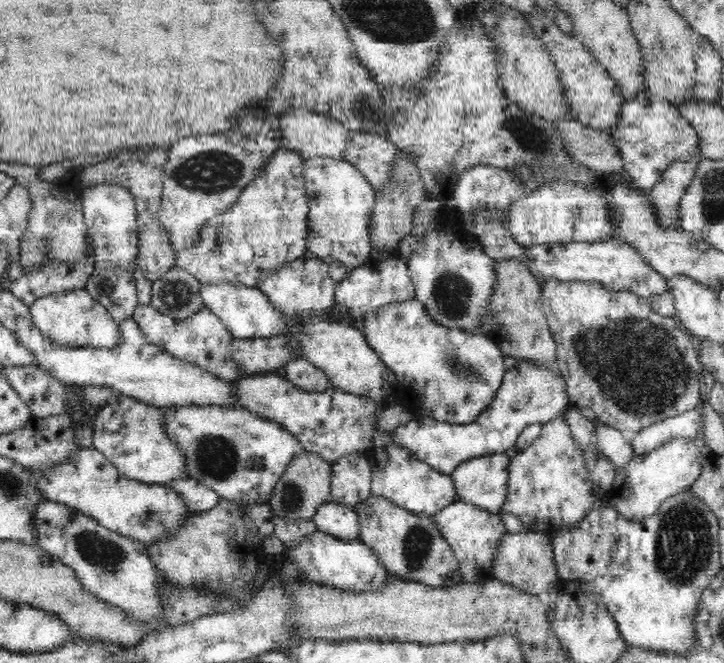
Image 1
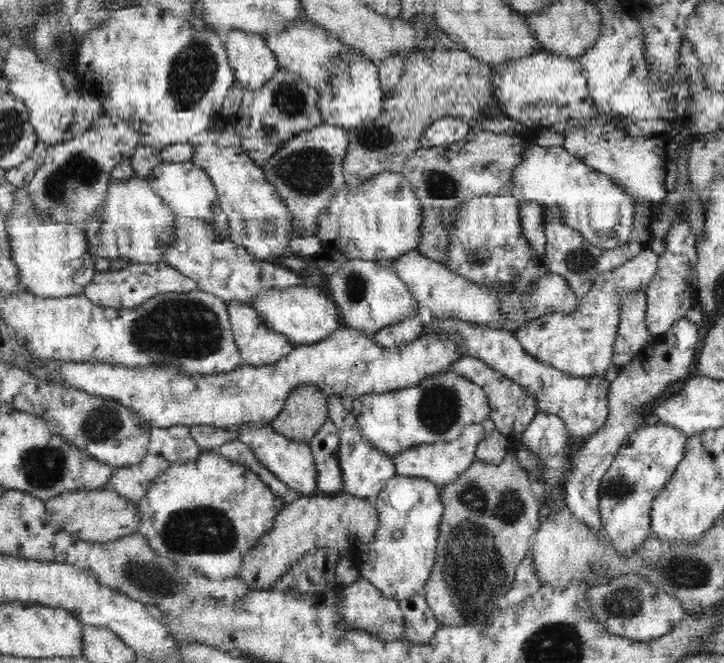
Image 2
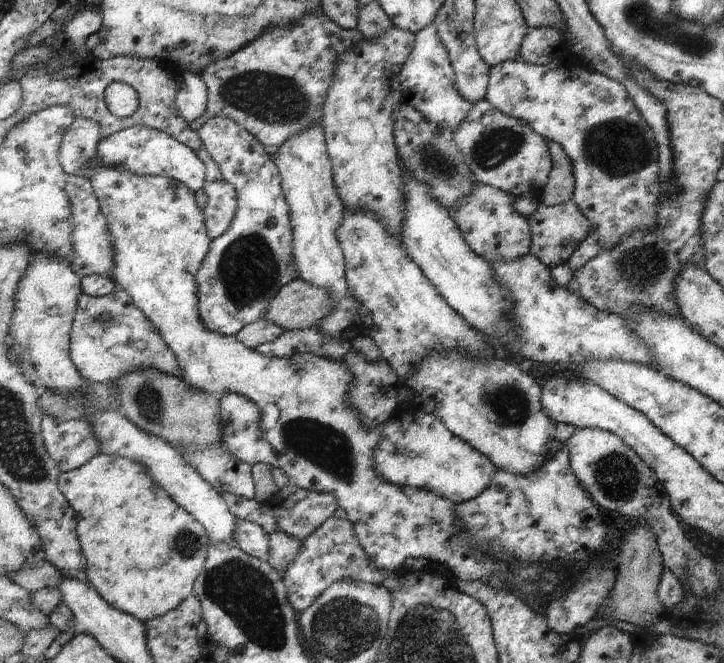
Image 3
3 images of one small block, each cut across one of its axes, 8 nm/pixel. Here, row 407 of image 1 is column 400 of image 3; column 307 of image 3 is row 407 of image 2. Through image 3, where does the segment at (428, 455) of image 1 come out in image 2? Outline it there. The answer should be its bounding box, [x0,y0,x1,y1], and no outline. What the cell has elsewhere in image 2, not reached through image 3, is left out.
[352,369,490,455]

